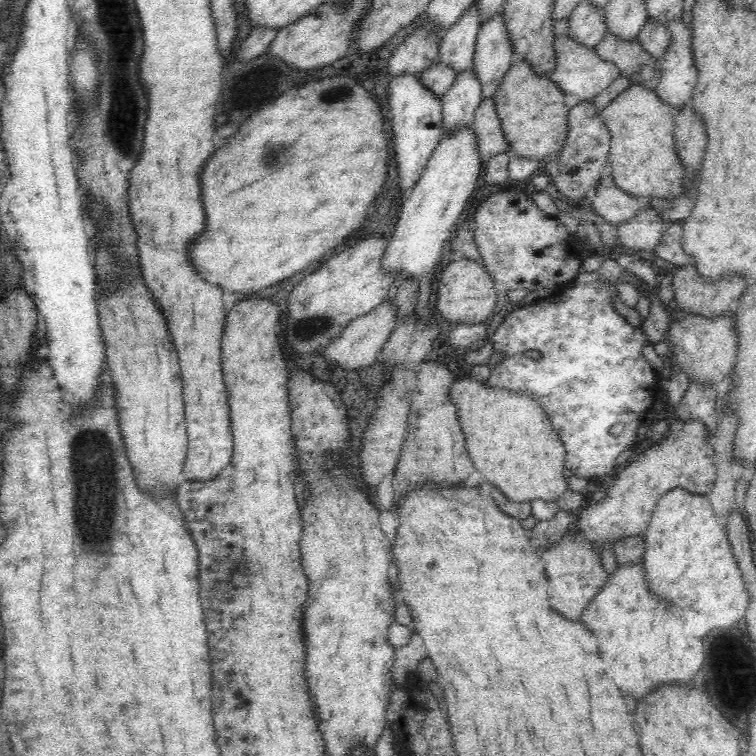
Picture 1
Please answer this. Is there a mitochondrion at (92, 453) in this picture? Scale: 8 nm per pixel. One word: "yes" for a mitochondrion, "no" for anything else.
yes

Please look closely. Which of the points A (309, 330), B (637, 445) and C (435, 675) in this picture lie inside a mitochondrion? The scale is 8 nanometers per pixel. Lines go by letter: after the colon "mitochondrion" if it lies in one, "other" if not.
A: mitochondrion
B: other
C: other

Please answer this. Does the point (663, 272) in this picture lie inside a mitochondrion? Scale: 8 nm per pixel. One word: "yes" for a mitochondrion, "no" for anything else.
no

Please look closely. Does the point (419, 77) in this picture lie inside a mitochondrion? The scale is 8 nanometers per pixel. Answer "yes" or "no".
no

